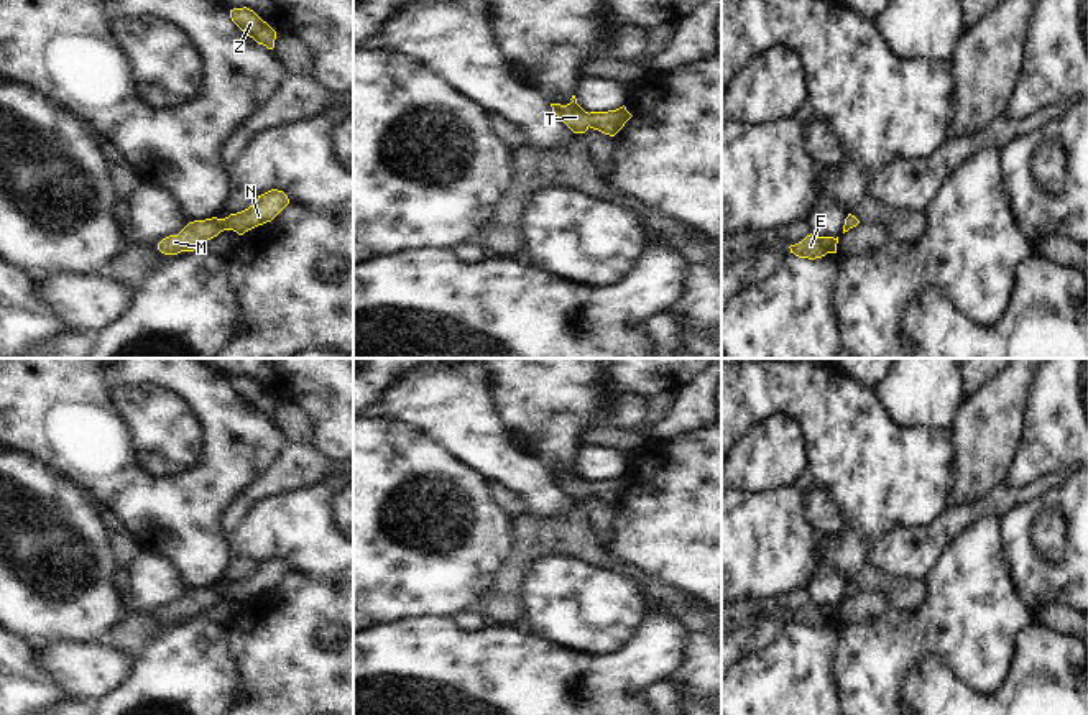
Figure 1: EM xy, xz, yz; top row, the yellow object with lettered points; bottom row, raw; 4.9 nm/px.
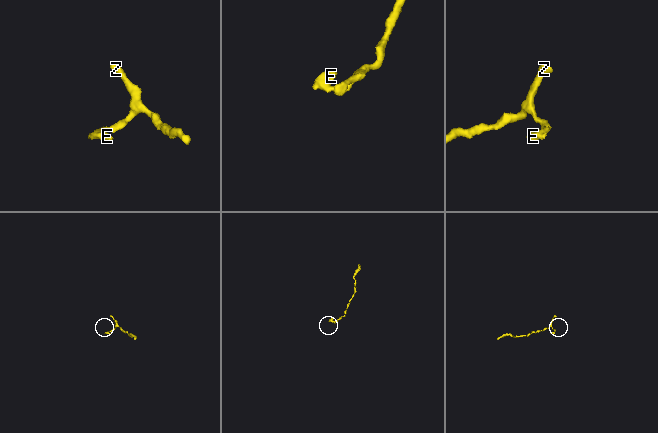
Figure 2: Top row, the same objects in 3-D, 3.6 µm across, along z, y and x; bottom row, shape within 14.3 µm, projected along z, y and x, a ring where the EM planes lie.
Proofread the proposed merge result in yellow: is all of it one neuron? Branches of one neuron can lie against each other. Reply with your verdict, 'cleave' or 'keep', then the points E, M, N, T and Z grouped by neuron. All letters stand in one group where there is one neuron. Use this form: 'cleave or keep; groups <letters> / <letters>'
keep; groups E M N T Z

